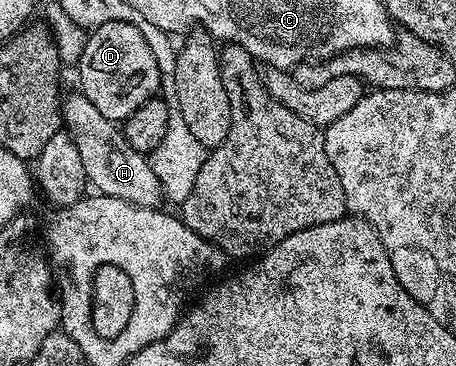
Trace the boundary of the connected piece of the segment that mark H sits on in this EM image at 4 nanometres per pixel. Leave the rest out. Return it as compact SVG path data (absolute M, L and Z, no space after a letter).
M74 90L61 102L61 118L69 137L83 158L83 170L86 181L93 184L98 193L111 198L123 198L140 208L161 208L163 193L159 178L155 178L153 167L149 165L149 156L139 150L131 150L124 131L114 121L103 118L95 106L87 99L84 92Z

